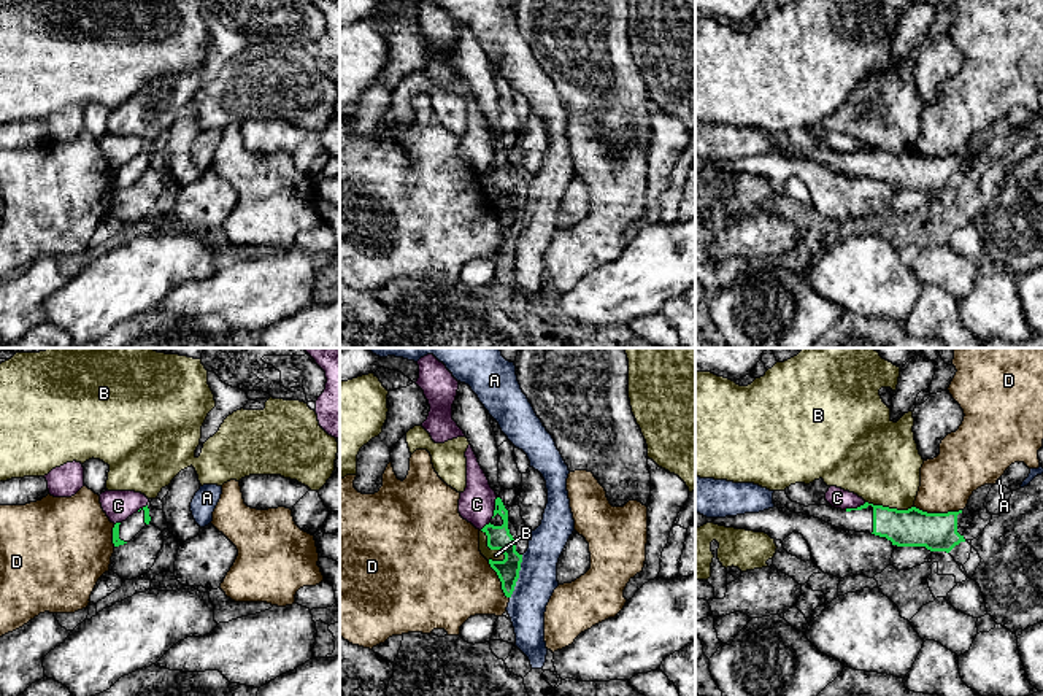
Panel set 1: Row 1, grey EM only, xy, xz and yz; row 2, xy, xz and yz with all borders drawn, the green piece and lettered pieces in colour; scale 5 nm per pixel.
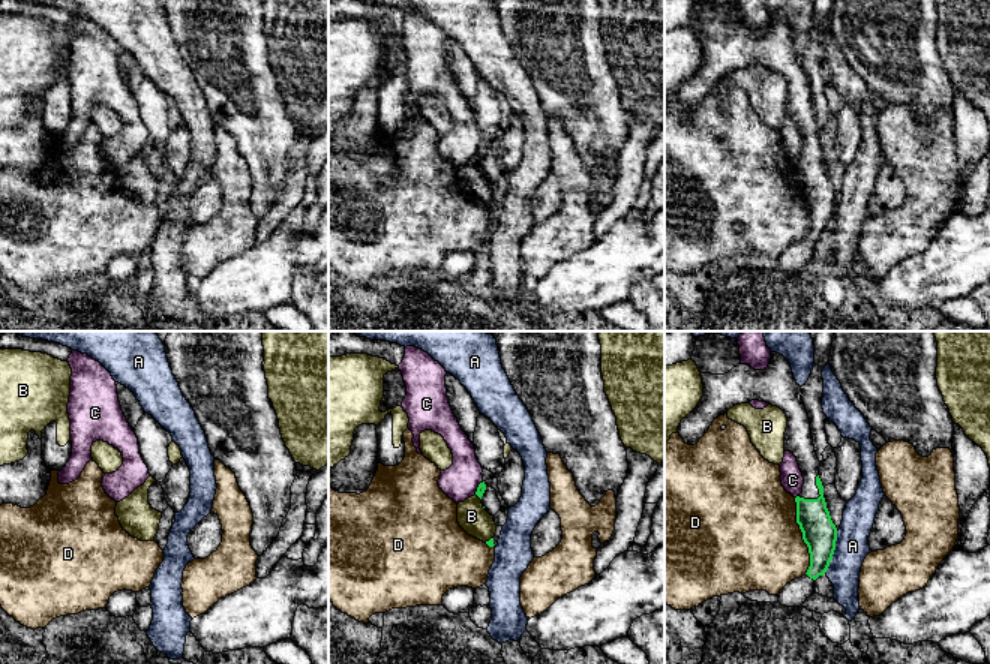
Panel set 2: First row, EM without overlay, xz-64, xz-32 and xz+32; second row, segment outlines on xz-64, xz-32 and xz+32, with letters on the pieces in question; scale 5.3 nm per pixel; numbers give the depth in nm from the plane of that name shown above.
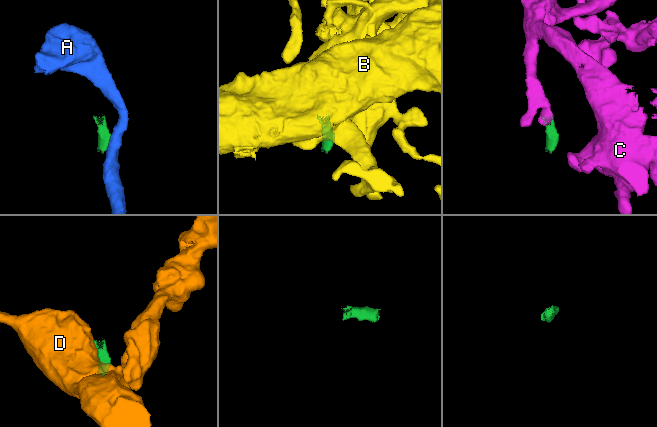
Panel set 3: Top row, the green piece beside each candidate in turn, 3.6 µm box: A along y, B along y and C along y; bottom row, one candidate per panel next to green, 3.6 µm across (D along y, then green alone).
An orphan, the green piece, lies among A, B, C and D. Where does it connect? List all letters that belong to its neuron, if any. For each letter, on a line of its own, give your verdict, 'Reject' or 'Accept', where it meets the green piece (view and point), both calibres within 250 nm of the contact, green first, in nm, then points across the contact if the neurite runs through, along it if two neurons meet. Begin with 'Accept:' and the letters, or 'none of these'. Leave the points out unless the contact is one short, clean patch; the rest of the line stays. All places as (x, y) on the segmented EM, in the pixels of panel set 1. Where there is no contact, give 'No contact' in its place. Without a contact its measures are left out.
Accept: none of these
A: Reject. Touches green at xz (518, 577). Thickness 120 nm (green) against 190 nm. Boundary: xz (523, 555), (519, 577), (510, 598)
B: Reject. Touches green at xz (491, 549). Thickness 120 nm (green) against 60 nm. Boundary: xz (481, 529), (486, 536), (486, 544), (504, 555), (502, 561)
C: Reject. Touches green at xz (496, 507). Thickness 120 nm (green) against 190 nm. Boundary: xz (497, 498), (491, 517)
D: Reject. Touches green at yz (939, 514). Thickness 190 nm (green) against 280 nm

